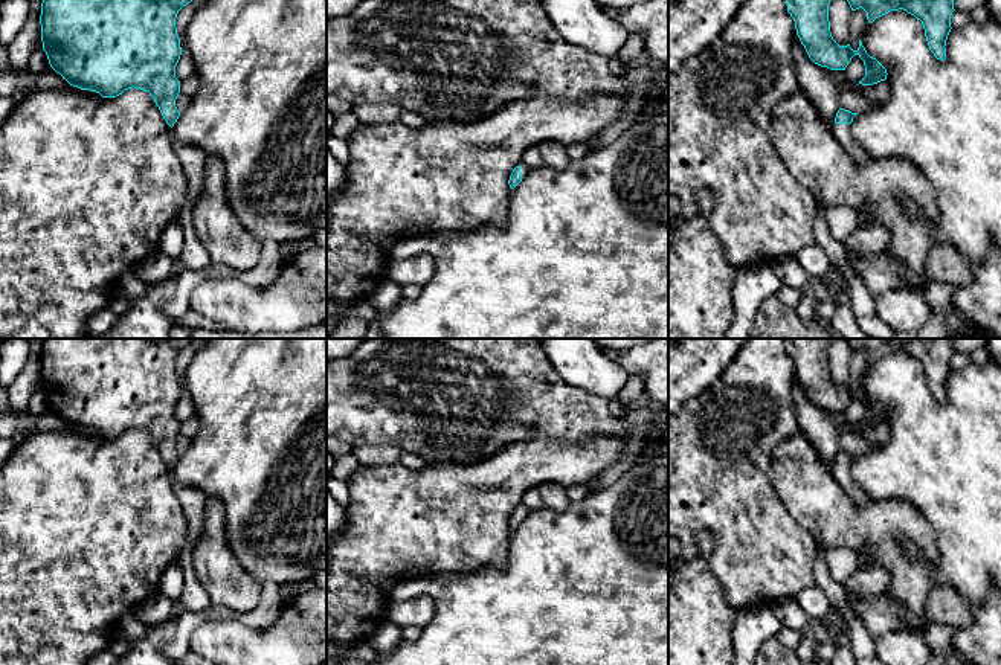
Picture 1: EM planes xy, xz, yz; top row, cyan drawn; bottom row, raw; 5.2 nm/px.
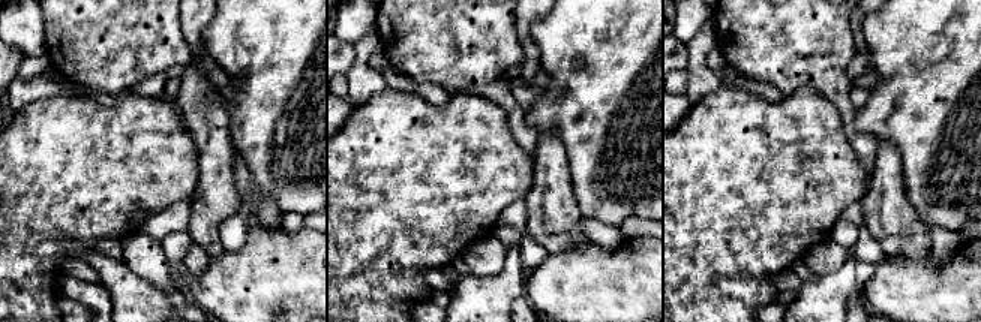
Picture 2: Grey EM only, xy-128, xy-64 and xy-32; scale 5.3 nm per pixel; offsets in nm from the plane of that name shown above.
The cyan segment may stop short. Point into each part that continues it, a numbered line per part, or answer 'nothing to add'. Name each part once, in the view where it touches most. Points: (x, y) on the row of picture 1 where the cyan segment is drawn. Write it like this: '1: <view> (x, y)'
1: yz (843, 131)

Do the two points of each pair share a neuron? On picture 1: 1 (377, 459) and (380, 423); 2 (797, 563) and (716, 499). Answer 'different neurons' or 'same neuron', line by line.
1: different neurons
2: same neuron

